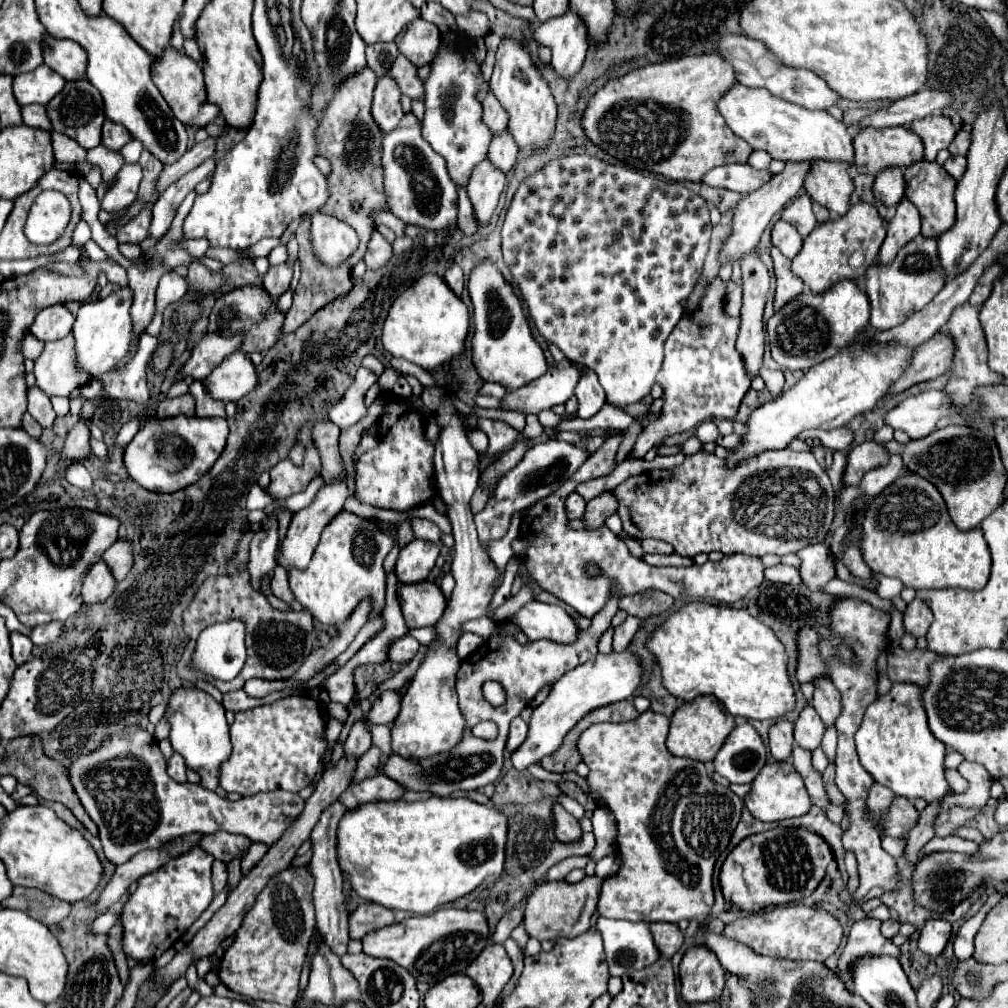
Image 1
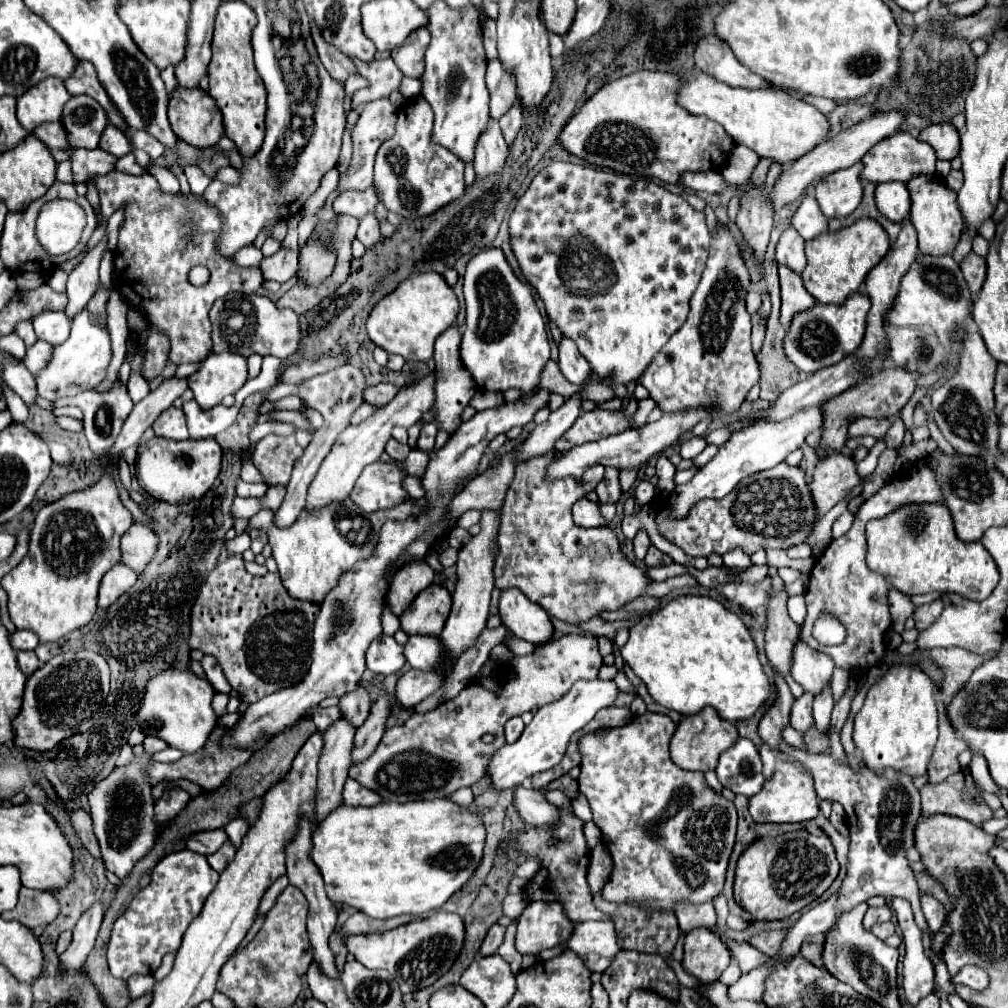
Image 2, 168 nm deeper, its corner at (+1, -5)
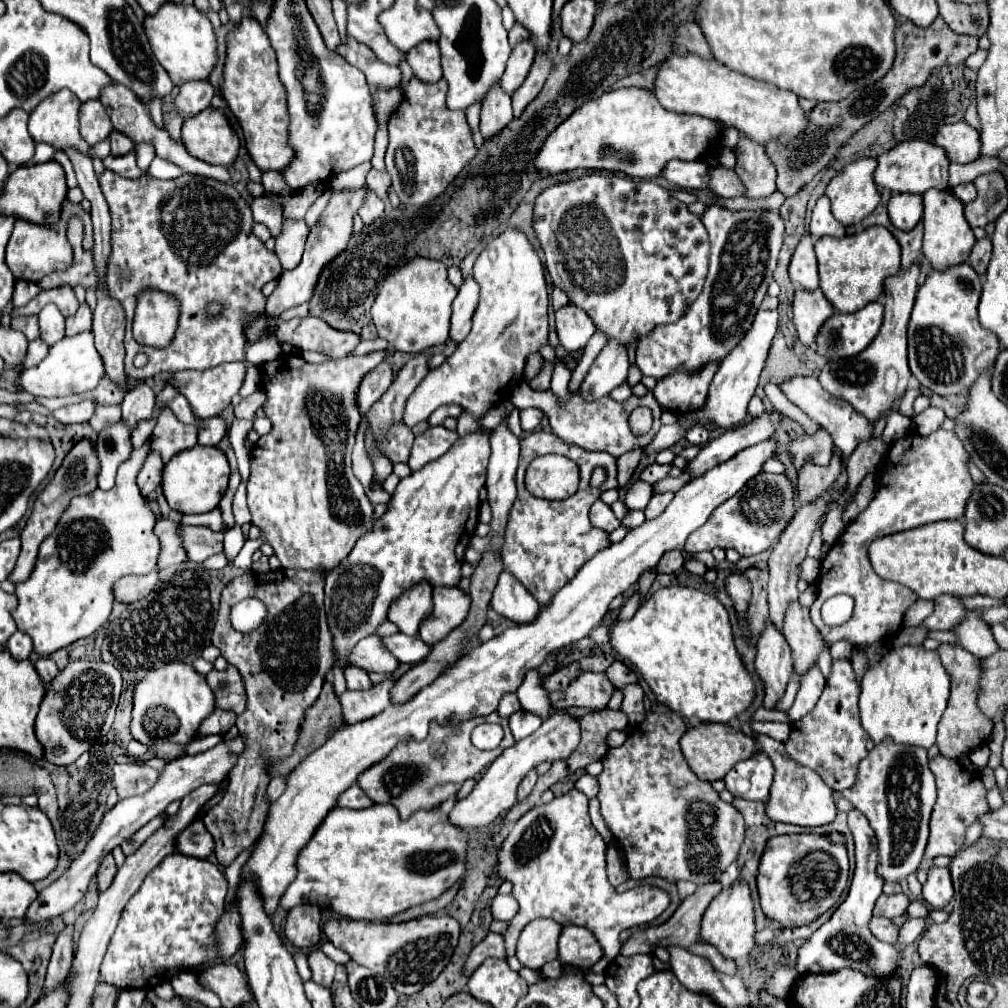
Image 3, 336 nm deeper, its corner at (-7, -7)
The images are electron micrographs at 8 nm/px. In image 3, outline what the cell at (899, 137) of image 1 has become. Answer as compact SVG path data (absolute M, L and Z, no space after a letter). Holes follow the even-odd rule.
M912 140L912 142L902 142L888 154L882 154L878 158L878 168L874 172L874 182L878 188L892 190L893 193L924 194L930 188L946 190L948 188L948 166L950 160L946 158L946 152L934 144L922 142L922 140ZM932 168L941 168L941 180L932 178Z

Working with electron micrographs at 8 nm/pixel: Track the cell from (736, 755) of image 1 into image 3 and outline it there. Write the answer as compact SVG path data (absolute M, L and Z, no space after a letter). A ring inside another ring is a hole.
M758 750L752 758L738 762L724 778L726 788L744 800L768 800L774 766L770 758Z

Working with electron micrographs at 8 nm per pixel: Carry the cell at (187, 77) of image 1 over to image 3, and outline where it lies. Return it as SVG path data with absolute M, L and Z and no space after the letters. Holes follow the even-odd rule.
M214 108L202 110L184 122L182 142L190 156L214 166L232 166L240 150L236 132L226 116Z

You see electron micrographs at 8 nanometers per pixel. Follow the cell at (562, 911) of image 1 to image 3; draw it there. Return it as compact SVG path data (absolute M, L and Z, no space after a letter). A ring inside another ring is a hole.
M548 918L532 920L518 938L516 956L520 964L532 970L540 970L546 962L556 960L560 928L560 924Z

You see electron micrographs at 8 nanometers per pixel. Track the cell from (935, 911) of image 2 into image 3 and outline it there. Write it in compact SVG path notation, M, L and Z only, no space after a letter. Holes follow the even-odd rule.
M930 866L928 870L928 880L922 886L922 896L926 898L928 904L934 908L944 908L952 900L952 880L950 880L950 870L948 868L938 868Z

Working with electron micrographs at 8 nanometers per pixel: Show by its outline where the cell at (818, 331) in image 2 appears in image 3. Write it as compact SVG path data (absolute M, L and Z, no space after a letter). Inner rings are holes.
M870 302L854 314L834 314L816 338L816 352L826 358L846 358L860 354L882 326L882 302Z

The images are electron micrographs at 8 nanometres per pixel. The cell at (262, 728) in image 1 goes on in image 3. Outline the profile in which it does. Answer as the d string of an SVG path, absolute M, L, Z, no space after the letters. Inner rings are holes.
M114 764L112 766L112 786L118 792L118 798L130 798L144 794L158 780L158 770L132 764Z

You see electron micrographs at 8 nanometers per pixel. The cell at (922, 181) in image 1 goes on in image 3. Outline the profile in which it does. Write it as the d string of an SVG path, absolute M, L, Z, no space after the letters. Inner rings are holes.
M928 190L924 196L924 256L934 270L946 270L950 266L966 262L976 238L964 218L964 206L952 192Z

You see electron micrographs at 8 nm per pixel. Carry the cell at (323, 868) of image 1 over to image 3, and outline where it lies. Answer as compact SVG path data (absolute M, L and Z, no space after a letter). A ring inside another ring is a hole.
M384 678L378 684L372 684L370 690L346 690L340 696L342 708L344 708L344 720L354 724L362 722L366 718L376 716L386 706L392 704L390 690L394 688L396 678Z

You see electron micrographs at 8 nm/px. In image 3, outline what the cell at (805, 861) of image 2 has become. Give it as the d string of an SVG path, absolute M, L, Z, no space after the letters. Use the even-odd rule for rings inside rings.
M788 834L770 838L758 868L762 912L782 926L806 926L830 910L848 884L848 854L844 844L834 844L818 834Z

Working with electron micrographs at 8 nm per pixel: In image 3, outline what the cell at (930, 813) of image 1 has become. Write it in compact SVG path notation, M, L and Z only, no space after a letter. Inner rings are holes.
M942 644L938 648L940 660L944 664L944 668L950 674L952 680L952 690L950 690L950 698L948 698L948 708L944 710L944 716L938 724L938 748L942 756L948 758L958 758L960 754L970 752L972 748L982 746L984 742L988 742L988 718L978 710L978 662L982 662L980 658L972 656L970 652L966 652L960 646L948 646Z

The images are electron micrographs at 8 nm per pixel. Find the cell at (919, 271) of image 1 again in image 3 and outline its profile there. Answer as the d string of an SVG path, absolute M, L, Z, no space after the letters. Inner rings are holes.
M958 264L944 272L932 270L916 294L908 324L908 364L918 382L940 396L966 394L1000 352L996 334L978 322L980 292L980 274L968 264Z

